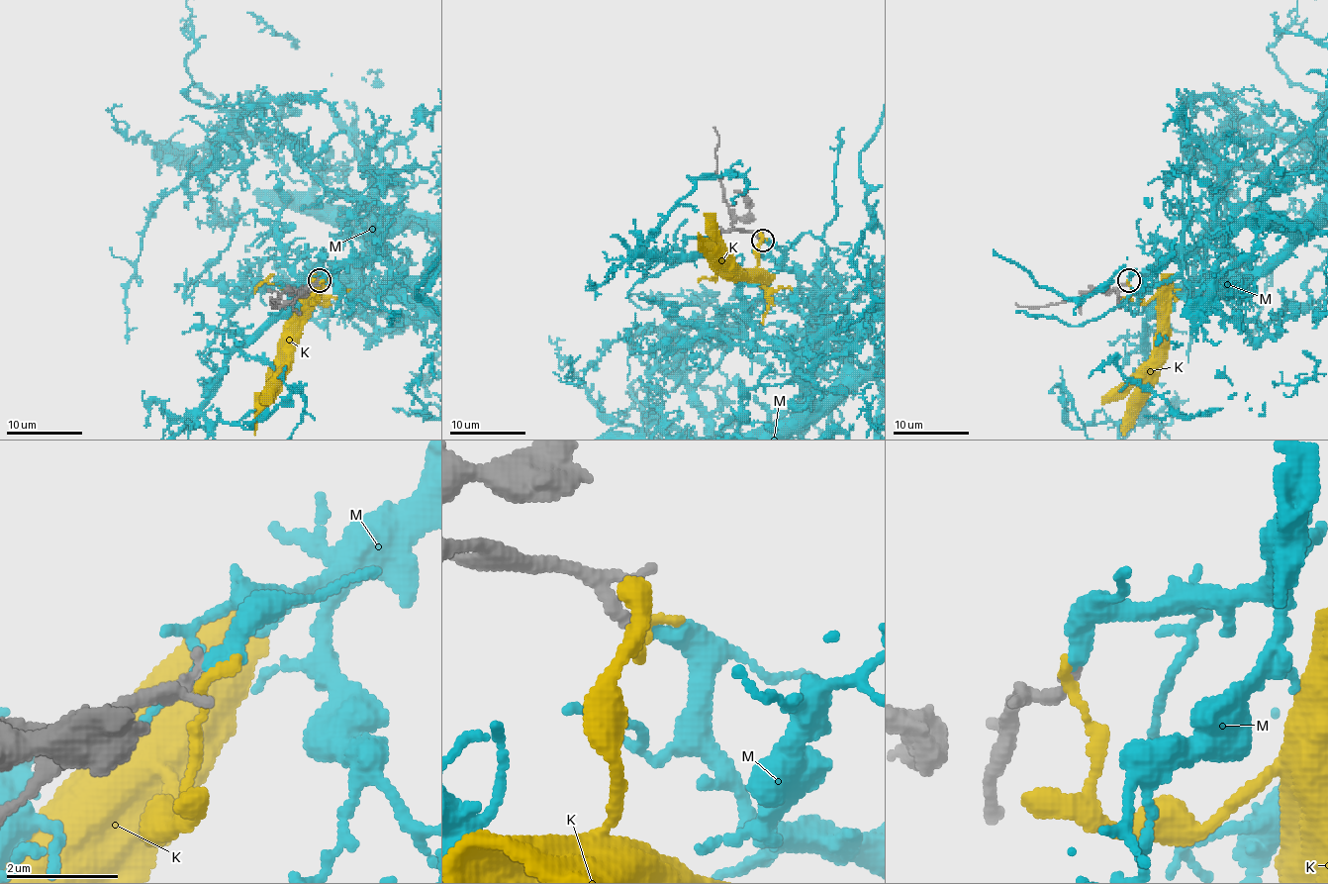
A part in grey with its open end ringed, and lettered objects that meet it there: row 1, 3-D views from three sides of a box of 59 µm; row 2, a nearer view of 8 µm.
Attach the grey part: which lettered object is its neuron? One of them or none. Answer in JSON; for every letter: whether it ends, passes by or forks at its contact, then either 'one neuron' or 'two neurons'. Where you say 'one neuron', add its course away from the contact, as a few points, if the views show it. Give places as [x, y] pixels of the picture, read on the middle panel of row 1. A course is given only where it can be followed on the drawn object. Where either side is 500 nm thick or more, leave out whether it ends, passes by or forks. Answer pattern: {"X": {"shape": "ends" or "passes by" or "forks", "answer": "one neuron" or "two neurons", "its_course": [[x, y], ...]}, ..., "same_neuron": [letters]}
{"K": {"shape": "ends", "answer": "two neurons"}, "M": {"shape": "ends", "answer": "one neuron"}, "same_neuron": ["M"]}

